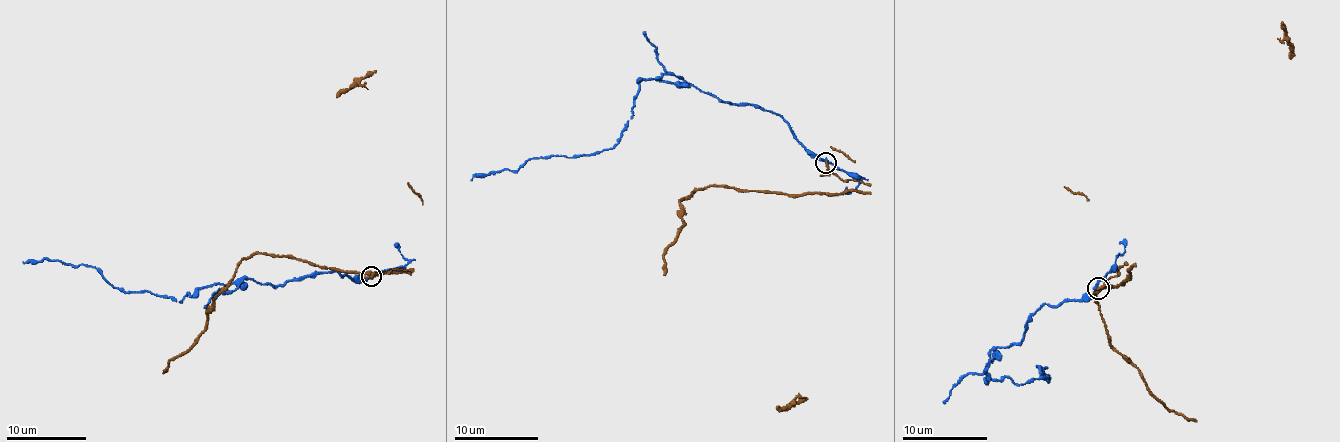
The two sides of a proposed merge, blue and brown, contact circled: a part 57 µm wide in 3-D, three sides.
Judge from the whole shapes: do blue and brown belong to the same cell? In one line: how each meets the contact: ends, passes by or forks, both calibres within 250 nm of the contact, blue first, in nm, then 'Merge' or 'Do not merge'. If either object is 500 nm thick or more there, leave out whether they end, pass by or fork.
At the ring blue passes by. At the ring brown ends. Thickness 220 nm (blue) against 240 nm. Do not merge

